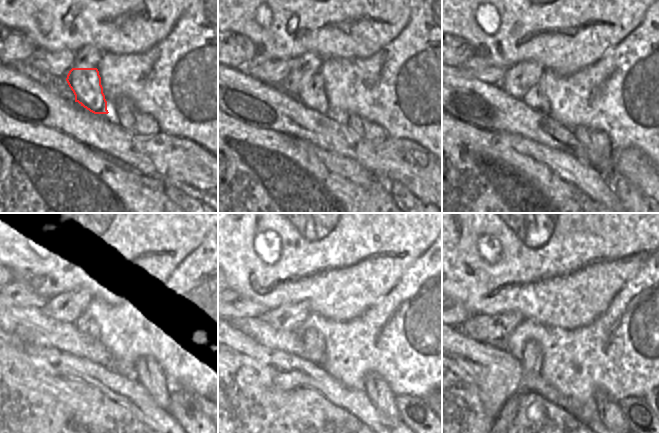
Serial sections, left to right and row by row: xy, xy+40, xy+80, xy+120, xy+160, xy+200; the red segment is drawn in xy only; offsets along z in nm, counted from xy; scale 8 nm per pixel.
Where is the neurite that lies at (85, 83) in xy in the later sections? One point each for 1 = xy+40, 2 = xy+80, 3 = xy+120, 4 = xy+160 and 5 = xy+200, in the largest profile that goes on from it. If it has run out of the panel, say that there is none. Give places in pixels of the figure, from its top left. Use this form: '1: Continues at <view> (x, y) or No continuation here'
1: Continues at xy+40 (311, 93)
2: Continues at xy+80 (535, 98)
3: Continues at xy+120 (85, 324)
4: Continues at xy+160 (314, 345)
5: Continues at xy+200 (532, 361).

